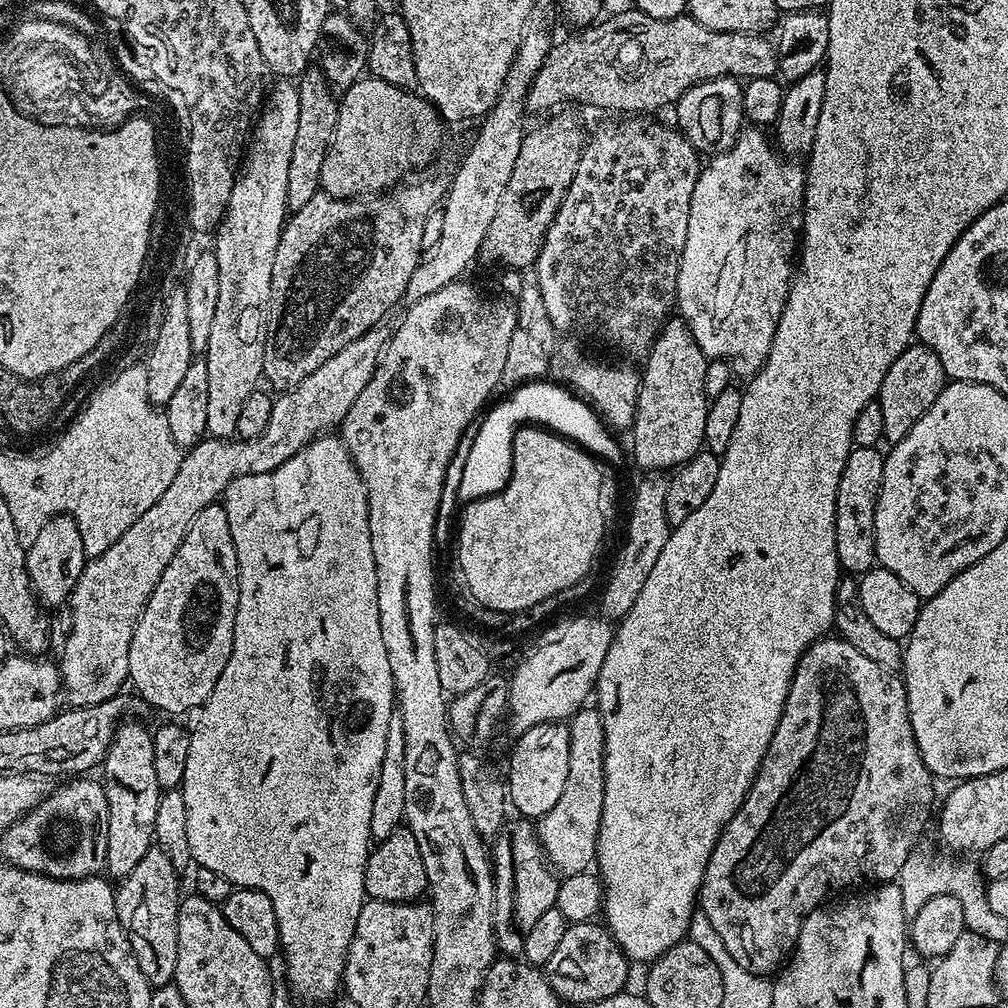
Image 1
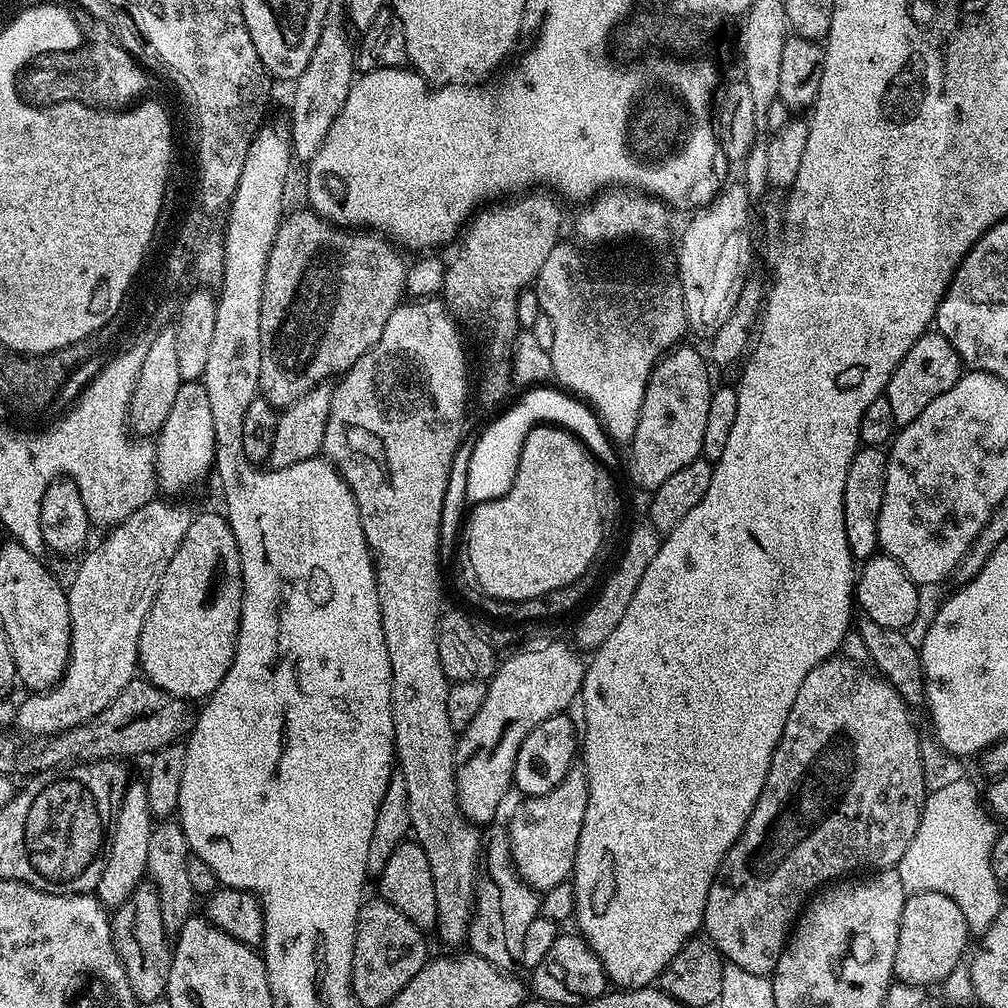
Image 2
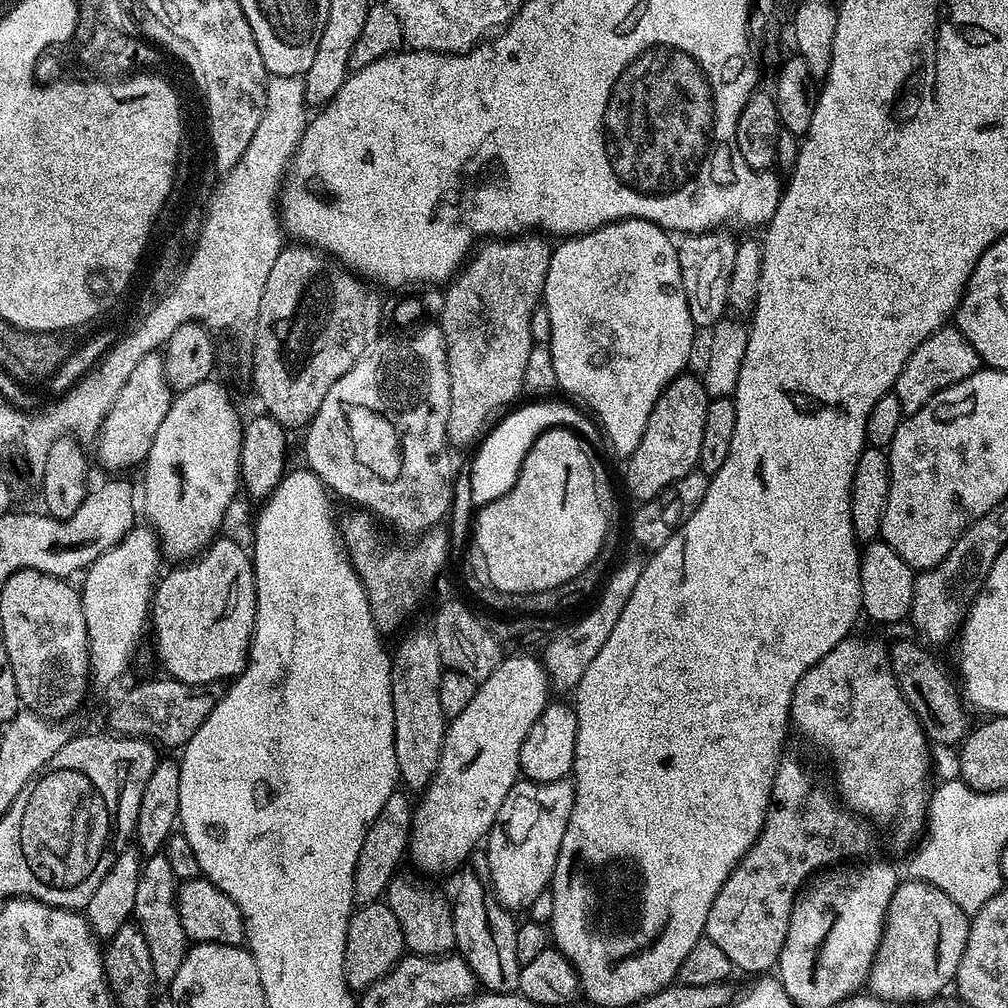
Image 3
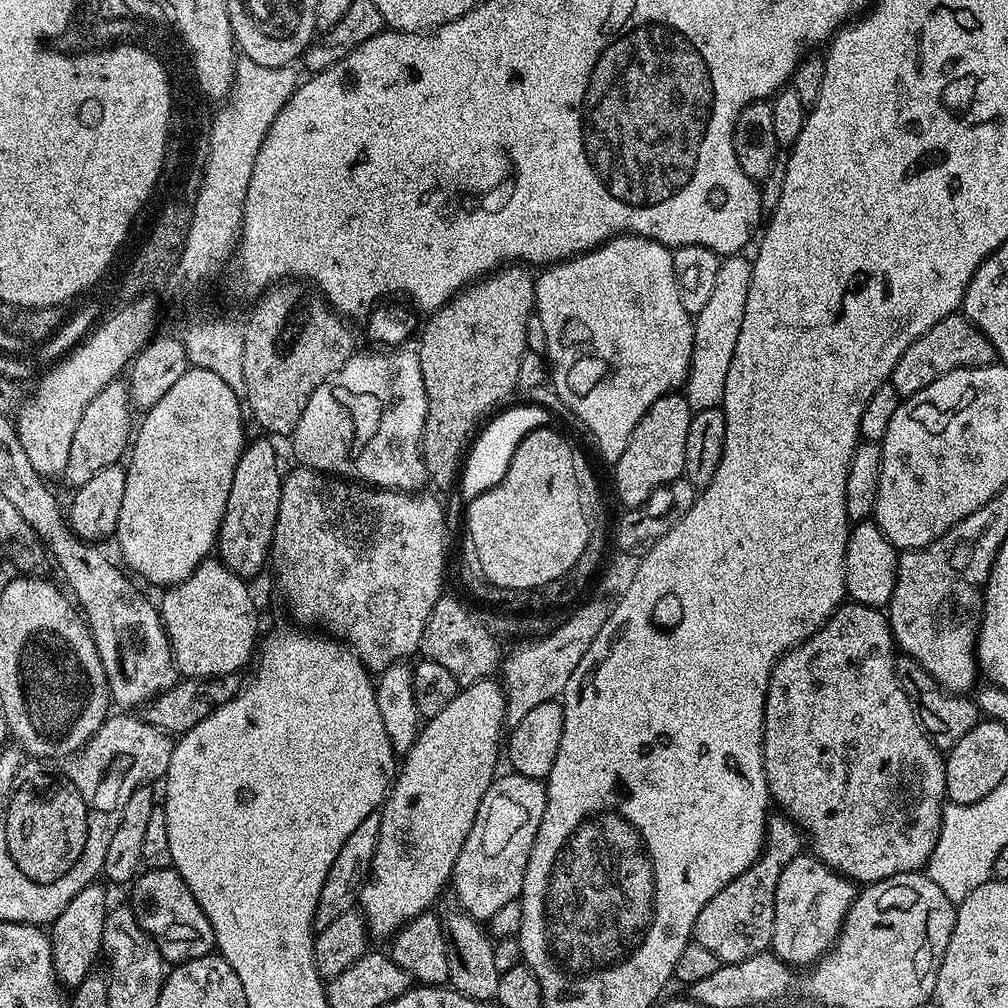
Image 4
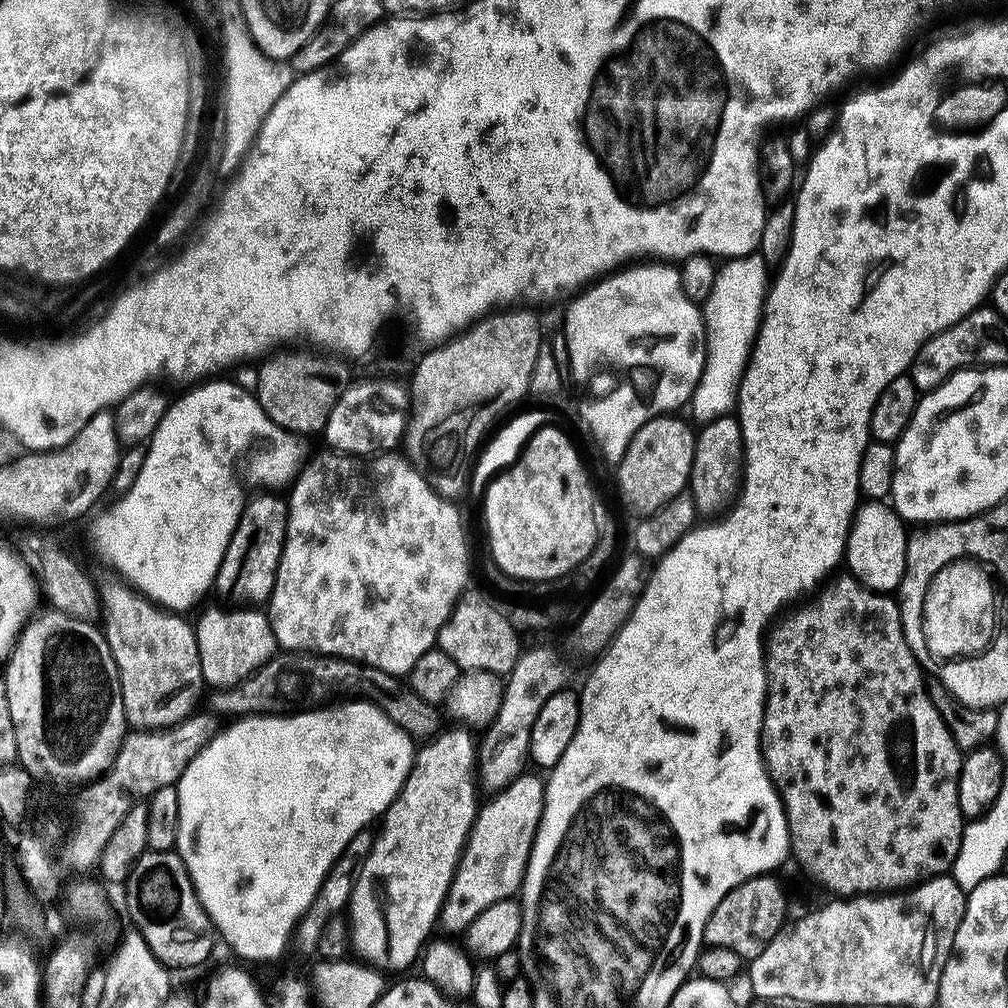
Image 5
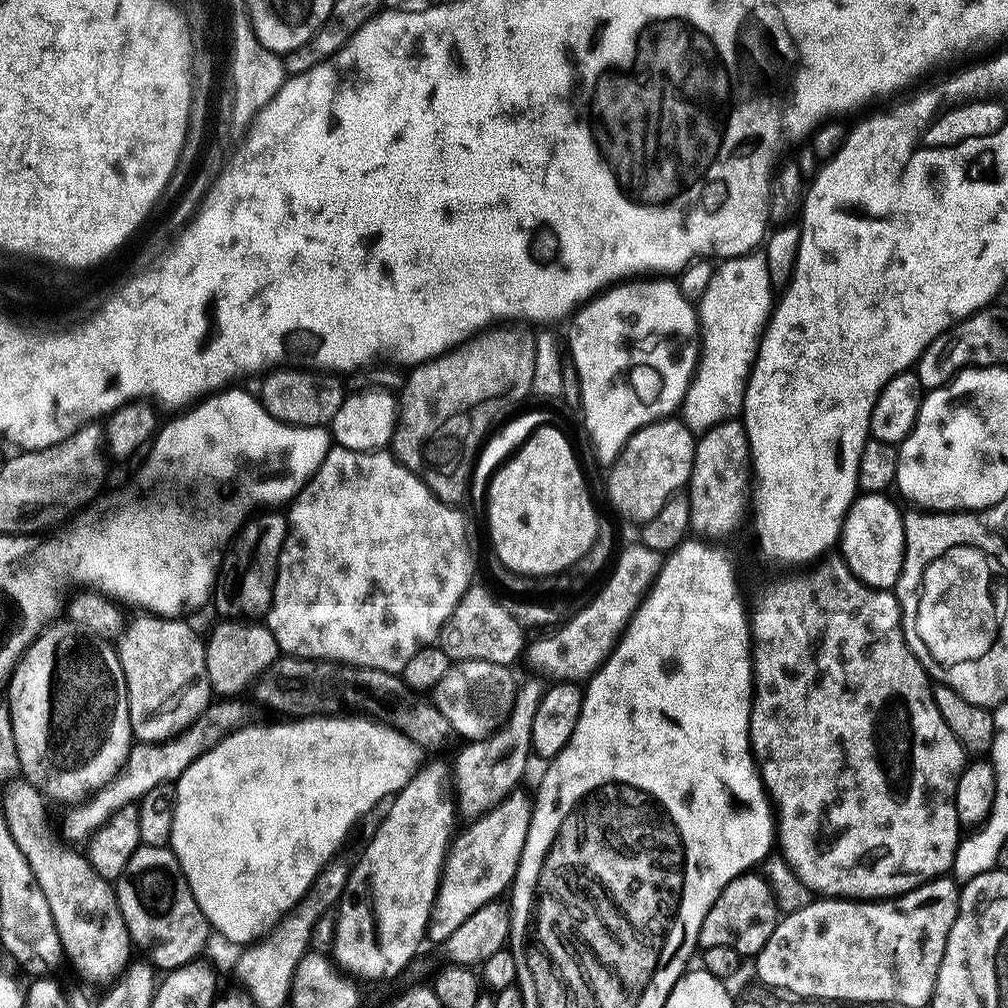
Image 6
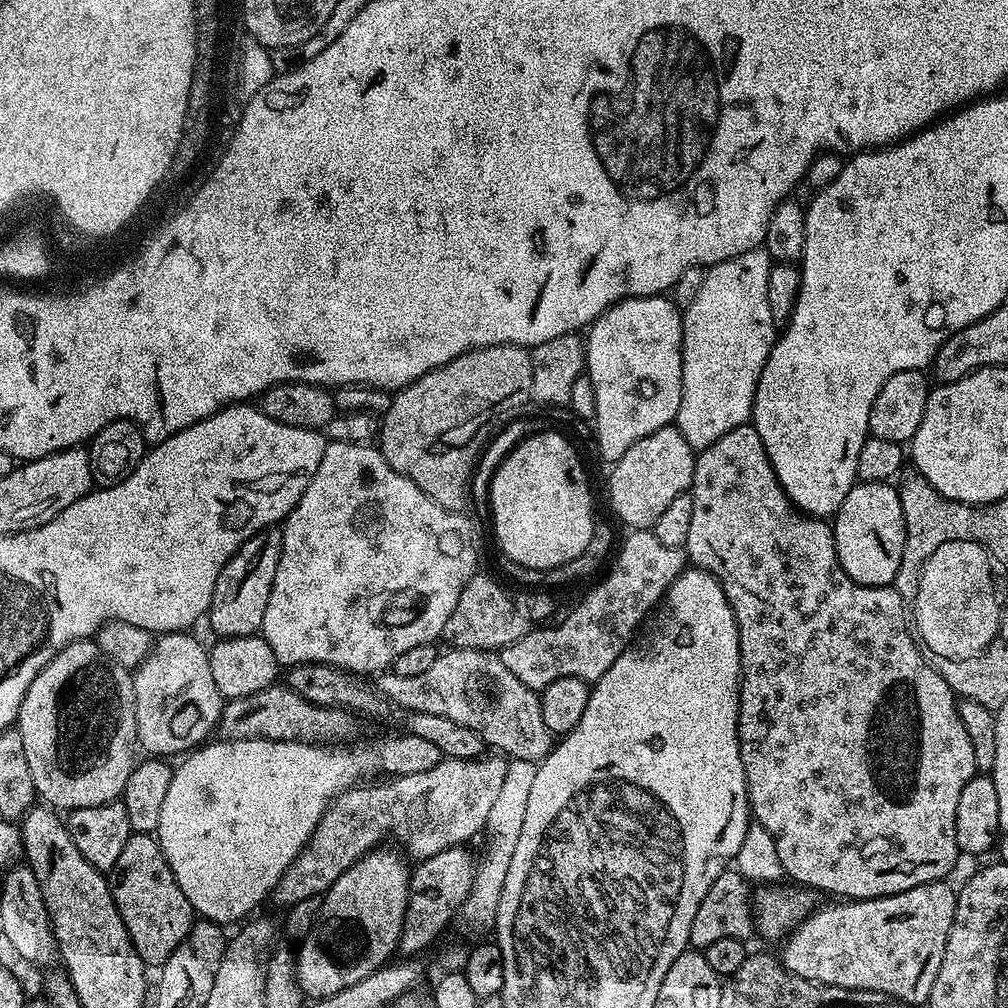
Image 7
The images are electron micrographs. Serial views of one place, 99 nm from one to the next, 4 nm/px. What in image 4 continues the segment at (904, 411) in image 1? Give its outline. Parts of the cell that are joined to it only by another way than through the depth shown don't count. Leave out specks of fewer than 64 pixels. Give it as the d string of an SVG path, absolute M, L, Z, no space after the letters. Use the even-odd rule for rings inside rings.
M953 314L935 324L925 336L914 342L914 346L910 346L910 350L906 350L906 354L892 372L890 384L901 397L916 398L934 381L954 370L987 366L993 363L993 360L994 349L984 331L963 315Z

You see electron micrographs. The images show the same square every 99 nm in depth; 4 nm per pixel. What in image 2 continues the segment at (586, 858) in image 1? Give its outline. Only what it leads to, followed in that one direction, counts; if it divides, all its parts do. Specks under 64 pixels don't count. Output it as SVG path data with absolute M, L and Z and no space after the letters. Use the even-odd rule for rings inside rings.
M573 766L566 774L566 778L562 778L562 782L558 782L558 786L550 790L550 794L521 799L512 821L507 821L508 846L512 849L512 863L516 874L525 884L535 888L537 893L549 892L551 888L565 883L571 877L574 854L578 850L578 834L582 834L582 818L586 818L587 801L588 773L583 767Z

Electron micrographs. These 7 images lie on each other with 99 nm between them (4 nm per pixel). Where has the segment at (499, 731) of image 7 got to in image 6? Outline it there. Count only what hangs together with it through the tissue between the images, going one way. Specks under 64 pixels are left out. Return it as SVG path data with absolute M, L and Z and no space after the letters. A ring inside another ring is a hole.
M461 660L453 663L448 673L430 693L431 703L454 726L457 737L465 741L484 740L500 731L502 722L507 721L516 703L518 680L512 677L511 667L482 662L481 660Z

